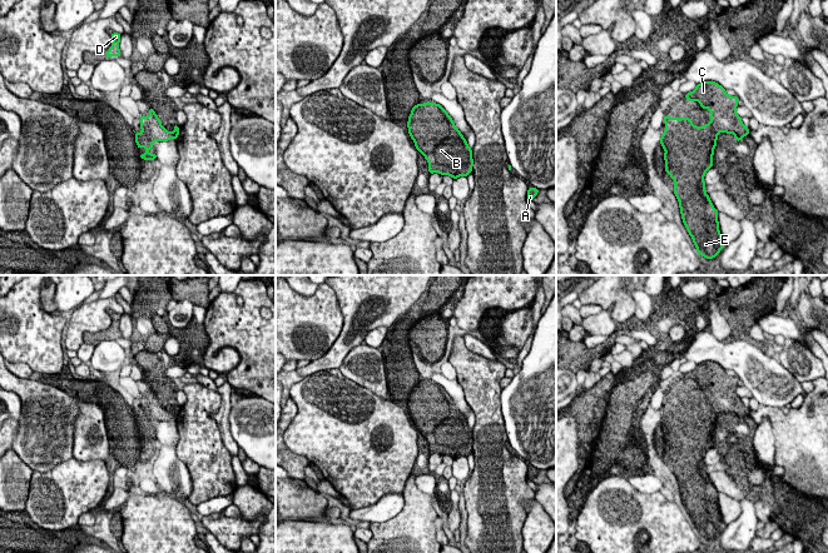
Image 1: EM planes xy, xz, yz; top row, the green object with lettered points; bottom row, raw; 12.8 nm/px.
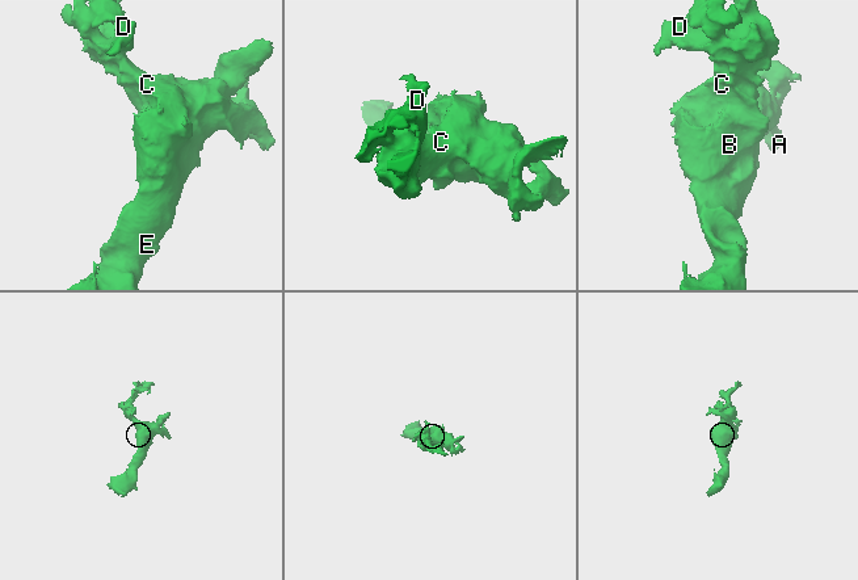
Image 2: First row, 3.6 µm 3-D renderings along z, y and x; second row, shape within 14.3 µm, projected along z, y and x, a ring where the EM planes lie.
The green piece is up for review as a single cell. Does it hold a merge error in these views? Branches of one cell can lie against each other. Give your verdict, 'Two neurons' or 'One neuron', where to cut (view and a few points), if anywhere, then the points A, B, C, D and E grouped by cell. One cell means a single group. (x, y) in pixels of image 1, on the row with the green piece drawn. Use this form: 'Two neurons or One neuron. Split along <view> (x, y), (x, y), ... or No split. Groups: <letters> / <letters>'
One neuron. No split. Groups: A B C D E

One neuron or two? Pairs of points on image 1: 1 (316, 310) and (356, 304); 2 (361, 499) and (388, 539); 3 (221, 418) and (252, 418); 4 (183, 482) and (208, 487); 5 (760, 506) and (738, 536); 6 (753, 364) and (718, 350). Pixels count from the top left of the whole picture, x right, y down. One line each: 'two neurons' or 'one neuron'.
1: two neurons
2: two neurons
3: two neurons
4: two neurons
5: two neurons
6: one neuron

